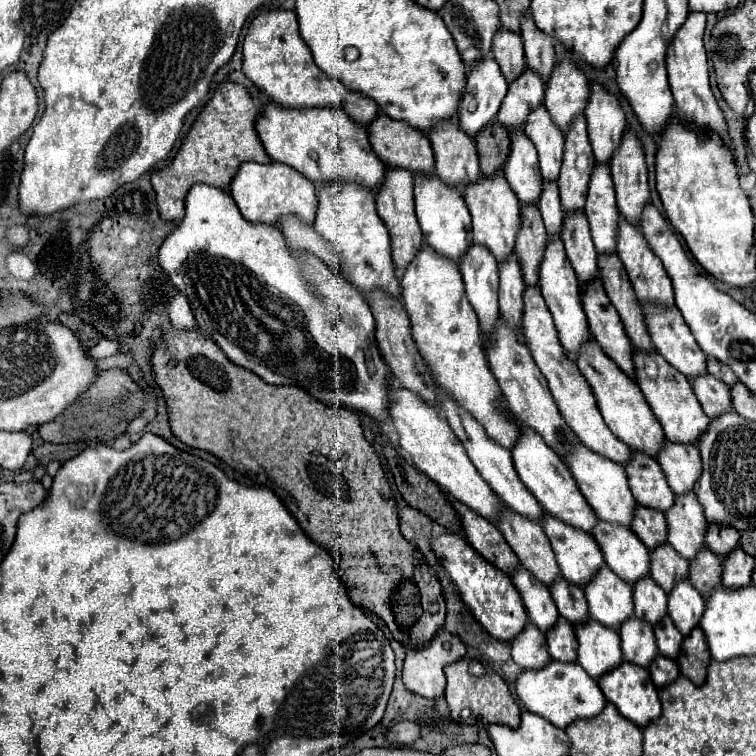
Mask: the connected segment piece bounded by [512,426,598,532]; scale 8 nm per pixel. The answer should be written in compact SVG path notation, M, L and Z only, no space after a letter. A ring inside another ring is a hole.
M522 426L522 440L514 446L512 460L514 460L514 468L520 476L520 480L524 482L524 486L536 496L536 500L542 504L542 508L550 516L562 520L564 524L568 524L572 528L584 530L584 532L592 532L596 528L598 516L594 514L594 510L590 508L590 504L582 496L568 466L560 460L560 456L556 452L552 452L544 444L544 440L540 436L536 436L536 432Z

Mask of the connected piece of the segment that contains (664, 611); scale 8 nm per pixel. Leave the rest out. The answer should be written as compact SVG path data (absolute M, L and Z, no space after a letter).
M640 580L634 588L634 604L636 604L636 618L644 620L650 626L662 622L668 616L668 596L664 590L652 580Z

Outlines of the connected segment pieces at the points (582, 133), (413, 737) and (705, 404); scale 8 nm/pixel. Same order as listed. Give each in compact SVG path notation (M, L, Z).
M578 120L572 124L572 132L566 136L564 144L564 164L558 178L560 188L560 200L566 214L584 214L586 194L588 194L588 182L594 170L594 154L592 146L588 142L586 132L586 120Z
M398 722L398 724L392 724L388 728L386 736L388 736L390 742L412 746L420 738L420 728L416 724L412 724L412 722Z
M708 374L708 380L696 380L696 384L692 384L704 412L714 420L720 418L722 414L732 410L732 396L730 396L730 388L726 384L720 384L720 380L716 380L714 376Z

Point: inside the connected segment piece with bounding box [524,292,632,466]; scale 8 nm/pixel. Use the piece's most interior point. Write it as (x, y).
(572, 393)

